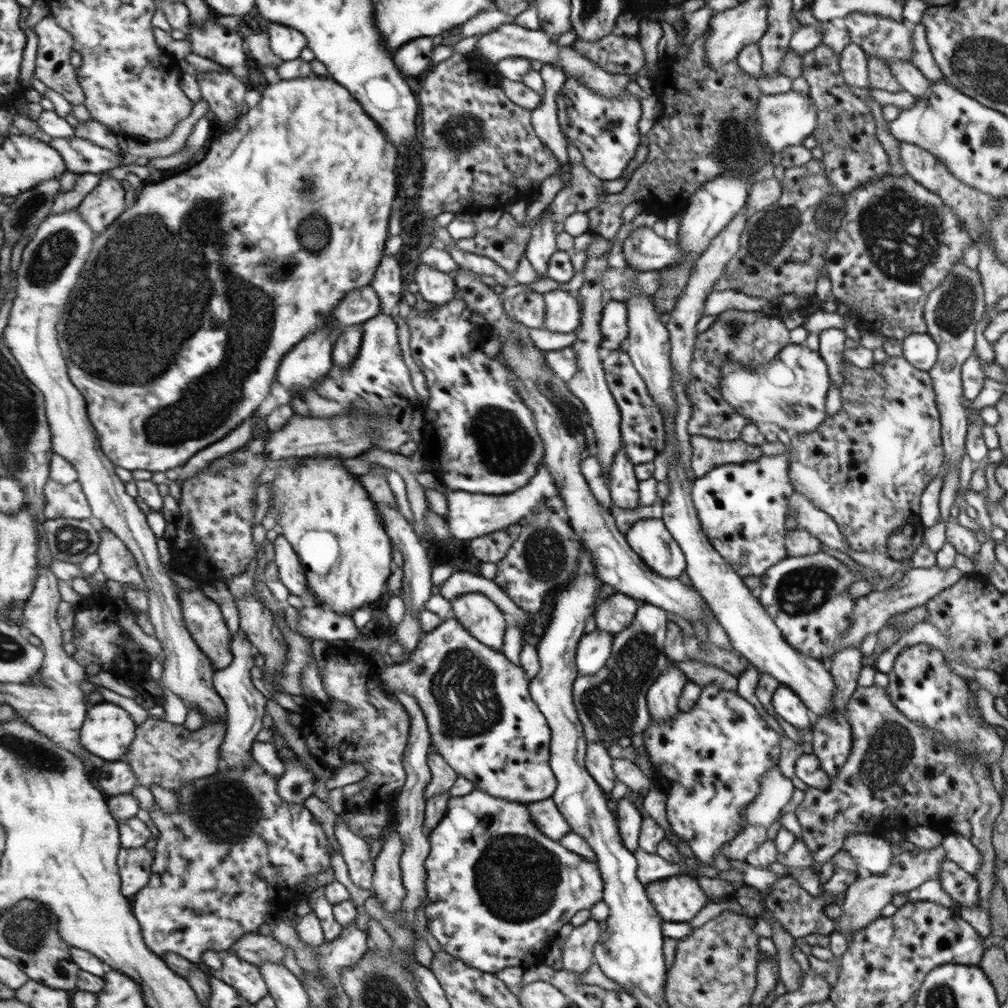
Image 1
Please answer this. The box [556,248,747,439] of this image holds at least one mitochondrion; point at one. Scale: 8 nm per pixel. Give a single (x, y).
(734, 325)

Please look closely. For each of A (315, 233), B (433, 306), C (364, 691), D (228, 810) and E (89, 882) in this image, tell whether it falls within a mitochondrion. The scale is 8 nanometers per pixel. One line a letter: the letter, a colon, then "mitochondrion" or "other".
A: mitochondrion
B: other
C: other
D: mitochondrion
E: other

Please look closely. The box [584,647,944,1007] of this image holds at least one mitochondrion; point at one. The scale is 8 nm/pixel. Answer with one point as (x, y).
(890, 749)

